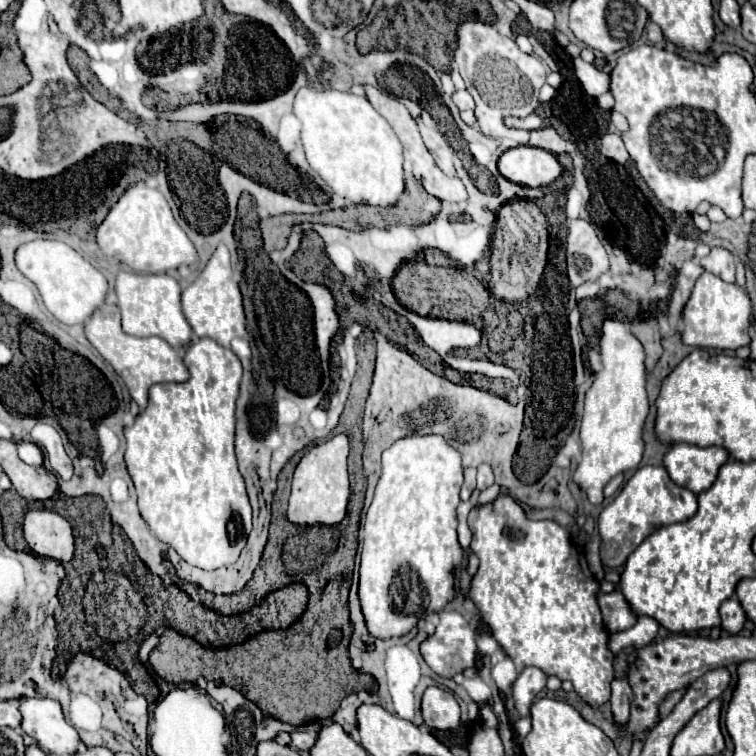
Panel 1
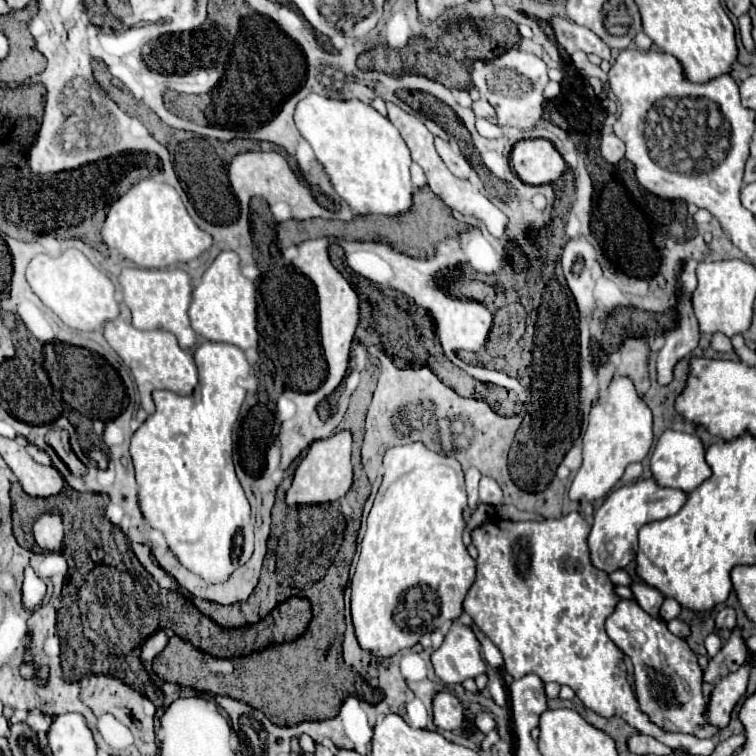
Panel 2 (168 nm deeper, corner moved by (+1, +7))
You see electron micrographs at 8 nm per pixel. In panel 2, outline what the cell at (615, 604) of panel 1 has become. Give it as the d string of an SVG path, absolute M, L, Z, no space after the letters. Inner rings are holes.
M619 599L615 611L605 621L607 635L633 661L635 693L639 709L665 731L693 733L697 737L713 737L713 729L705 719L705 699L701 693L701 667L685 641L673 635L663 621L647 615L633 599Z

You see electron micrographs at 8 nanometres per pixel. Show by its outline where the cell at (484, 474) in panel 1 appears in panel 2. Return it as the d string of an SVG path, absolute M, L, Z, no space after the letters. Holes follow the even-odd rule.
M483 475L481 483L479 483L479 499L481 499L481 503L491 503L491 505L501 503L503 495L501 495L499 483L495 479Z

